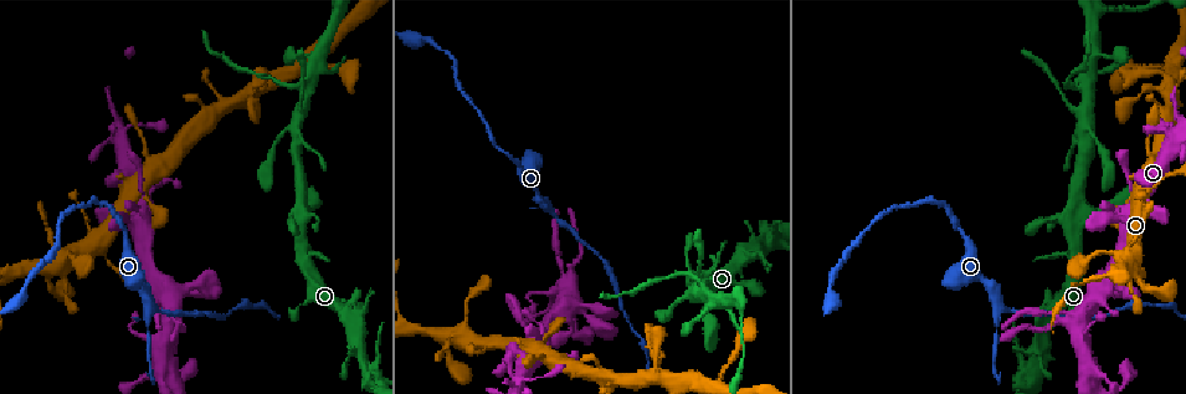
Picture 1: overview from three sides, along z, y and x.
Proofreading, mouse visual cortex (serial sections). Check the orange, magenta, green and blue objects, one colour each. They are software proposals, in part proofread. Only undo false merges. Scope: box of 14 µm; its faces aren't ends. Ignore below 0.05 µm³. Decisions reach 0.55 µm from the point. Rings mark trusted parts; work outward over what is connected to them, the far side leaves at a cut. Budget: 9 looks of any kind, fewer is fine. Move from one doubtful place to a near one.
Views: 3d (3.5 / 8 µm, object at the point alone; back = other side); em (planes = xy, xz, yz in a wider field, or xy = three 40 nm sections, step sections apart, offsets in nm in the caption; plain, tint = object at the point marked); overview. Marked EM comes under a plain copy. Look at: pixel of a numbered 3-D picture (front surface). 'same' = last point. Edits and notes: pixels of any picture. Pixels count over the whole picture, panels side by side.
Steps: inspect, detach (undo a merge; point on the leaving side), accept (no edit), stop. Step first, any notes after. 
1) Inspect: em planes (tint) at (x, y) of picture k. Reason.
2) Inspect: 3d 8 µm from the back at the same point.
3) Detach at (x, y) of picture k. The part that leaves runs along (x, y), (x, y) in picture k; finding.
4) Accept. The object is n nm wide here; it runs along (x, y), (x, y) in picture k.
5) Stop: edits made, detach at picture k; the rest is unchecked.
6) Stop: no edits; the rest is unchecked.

Inspect: 3d 3.5 µm at (152, 304) of picture 1. Sudden change in width.

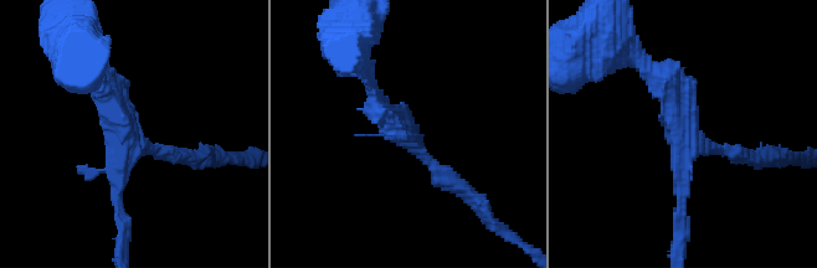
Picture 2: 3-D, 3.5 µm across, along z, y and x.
Inspect: em xy step 2 (tint) at (688, 133) of picture 2.

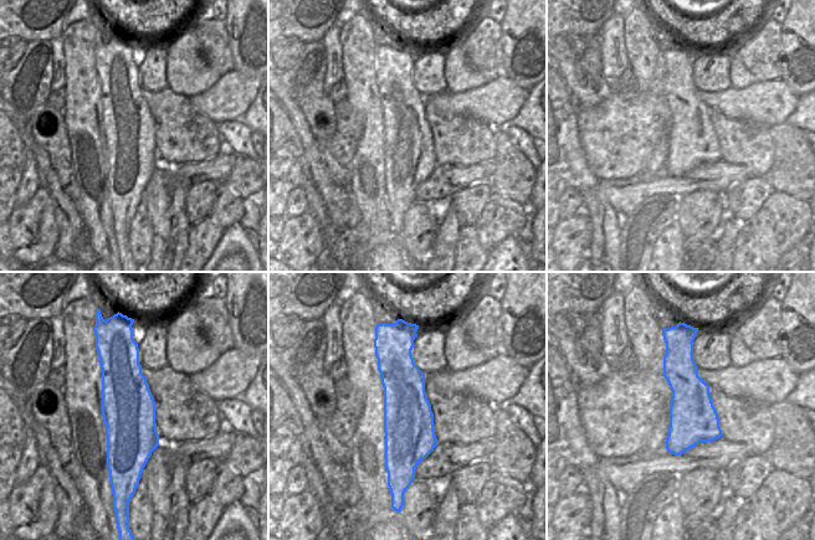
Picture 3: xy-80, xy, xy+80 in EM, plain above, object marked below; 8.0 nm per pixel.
Accept. It runs along (398, 346), (411, 476) in picture 3; one cell here.

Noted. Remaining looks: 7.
Inspect: 3d 3.5 µm at (1130, 265) of picture 1. Abrupt turn.

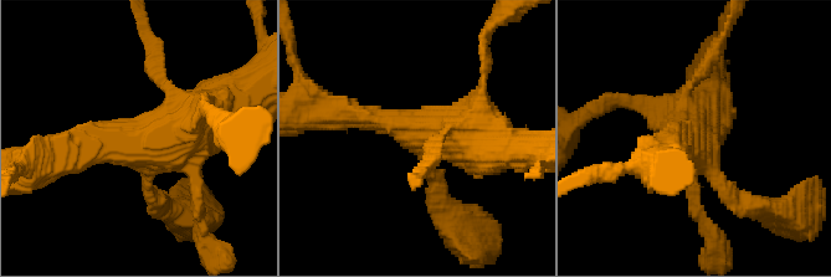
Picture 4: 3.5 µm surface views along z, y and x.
Inspect: em xy step 3 (tint) at (161, 141) of picture 4. Need the tissue.

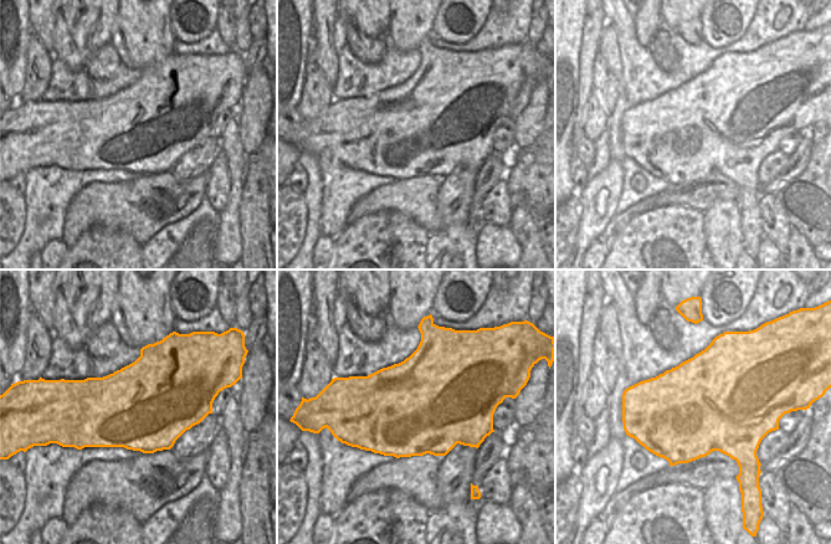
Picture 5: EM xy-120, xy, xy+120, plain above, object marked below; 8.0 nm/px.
Accept. It runs along (252, 92), (165, 142), (103, 145) in picture 4; continuous, no second cell.

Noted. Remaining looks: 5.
Inspect: em xy step 3 (tint) at (574, 278) of picture 1.

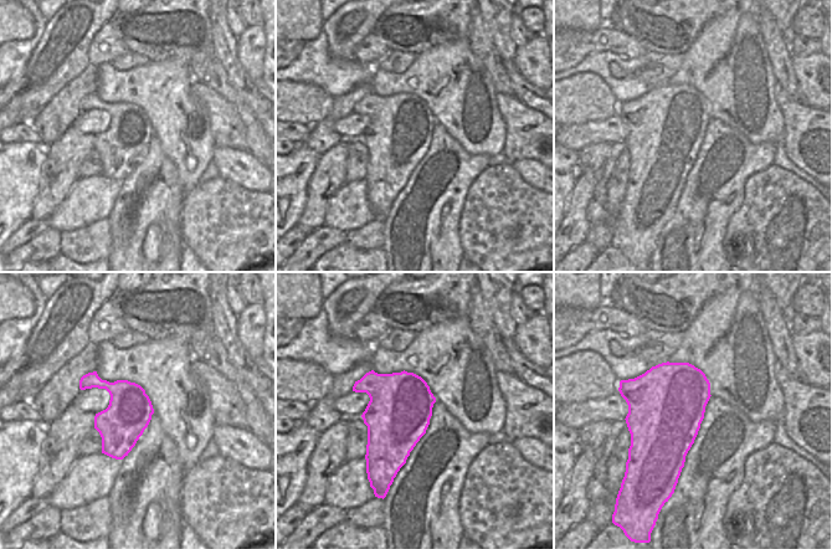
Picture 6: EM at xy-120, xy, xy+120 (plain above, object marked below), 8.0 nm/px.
Inspect: 3d 3.5 µm at the same point.

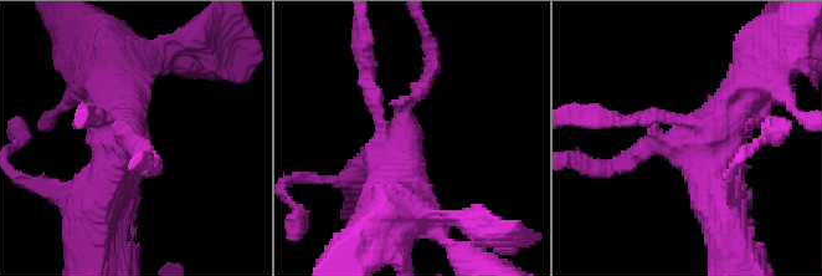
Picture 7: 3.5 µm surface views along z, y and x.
Accept. The object is 500 nm wide here; it runs along (759, 66), (709, 127), (722, 211) in picture 7; all the same cell.

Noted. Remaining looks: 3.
Inspect: 3d 3.5 µm at (656, 376) of picture 1. Two arms at a narrow angle.

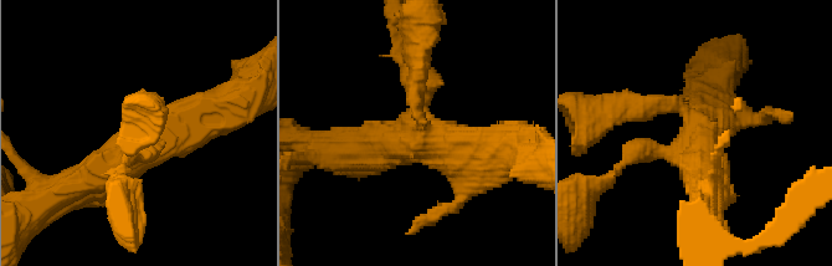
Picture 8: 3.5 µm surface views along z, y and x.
Inspect: em planes (tint) at (423, 132) of picture 8.

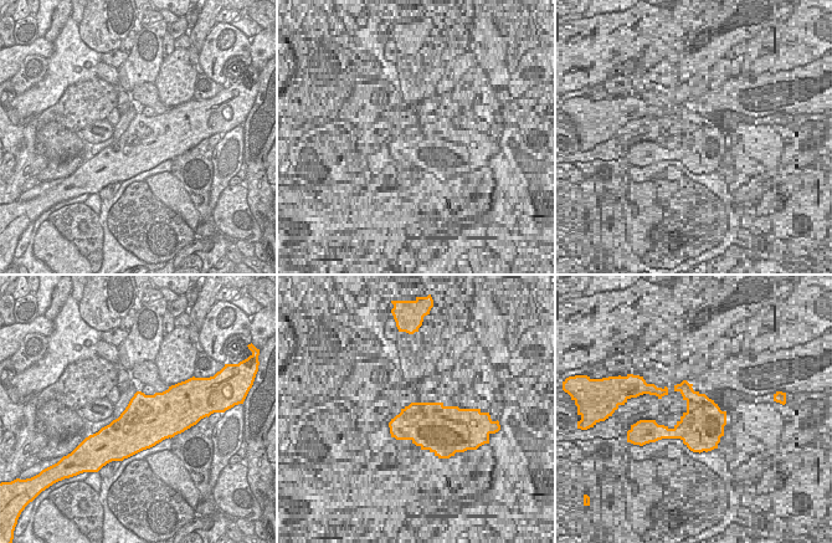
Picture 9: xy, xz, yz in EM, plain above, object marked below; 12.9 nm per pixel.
Accept. 4 arms meet here; it runs along (85, 184), (153, 138), (225, 107) in picture 8; all the same cell.

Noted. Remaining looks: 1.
Stop: no edits; the rest is unchecked.

